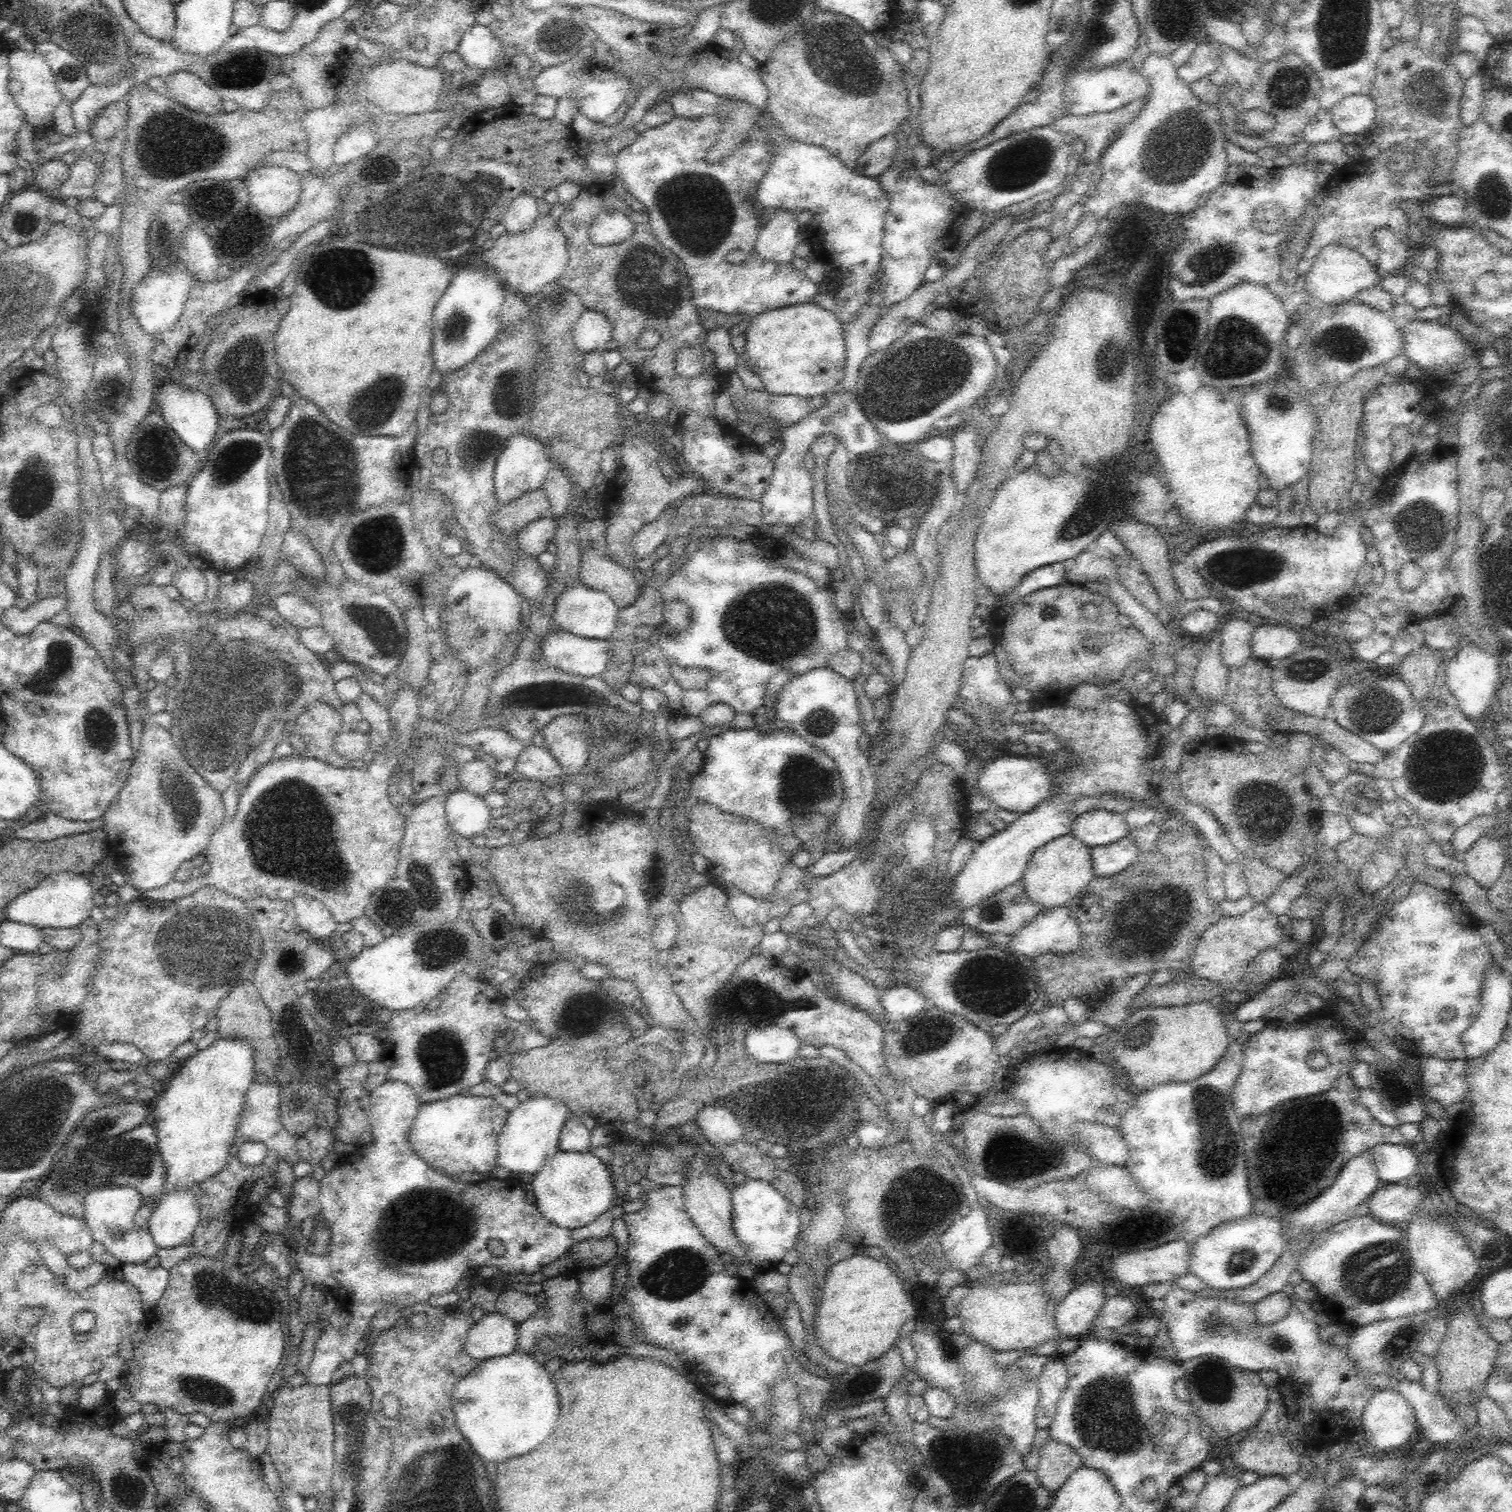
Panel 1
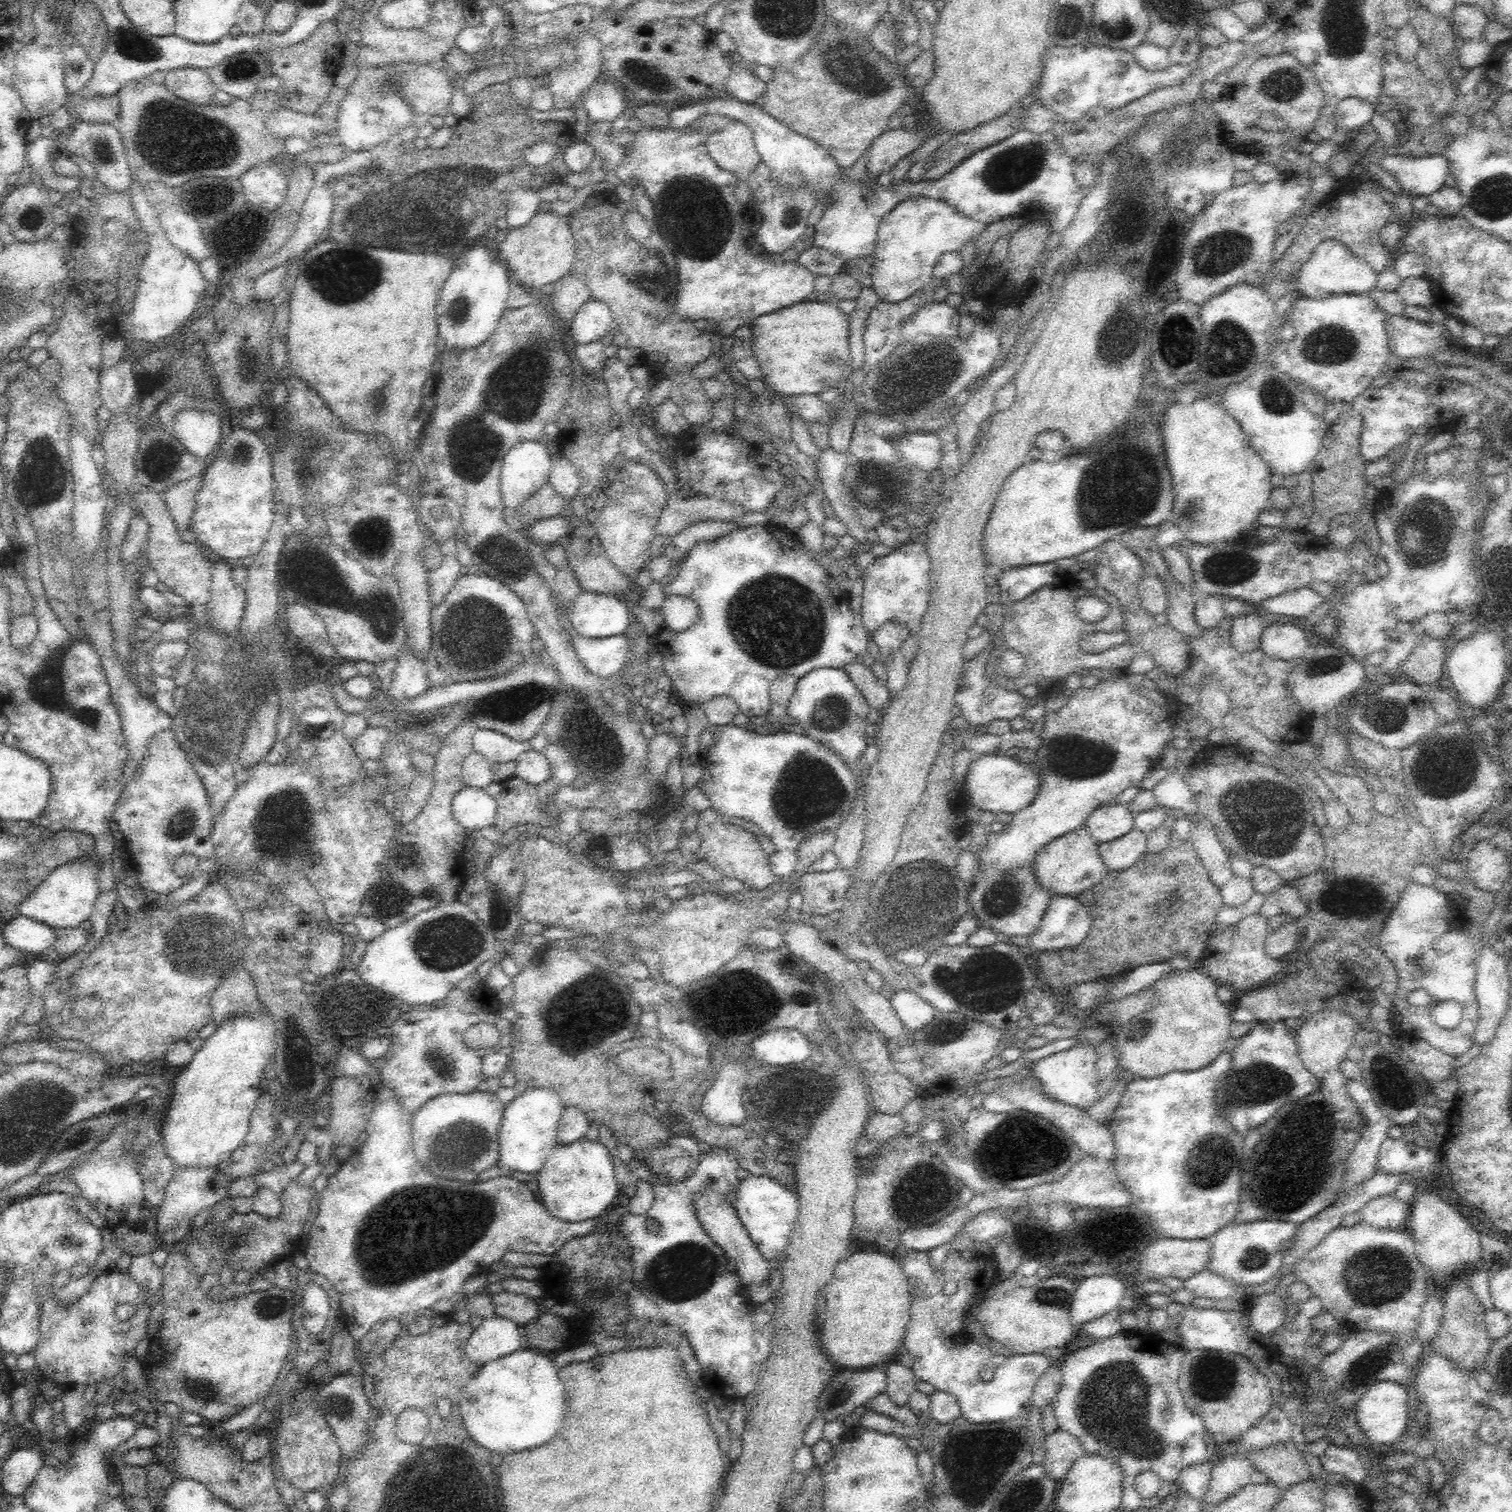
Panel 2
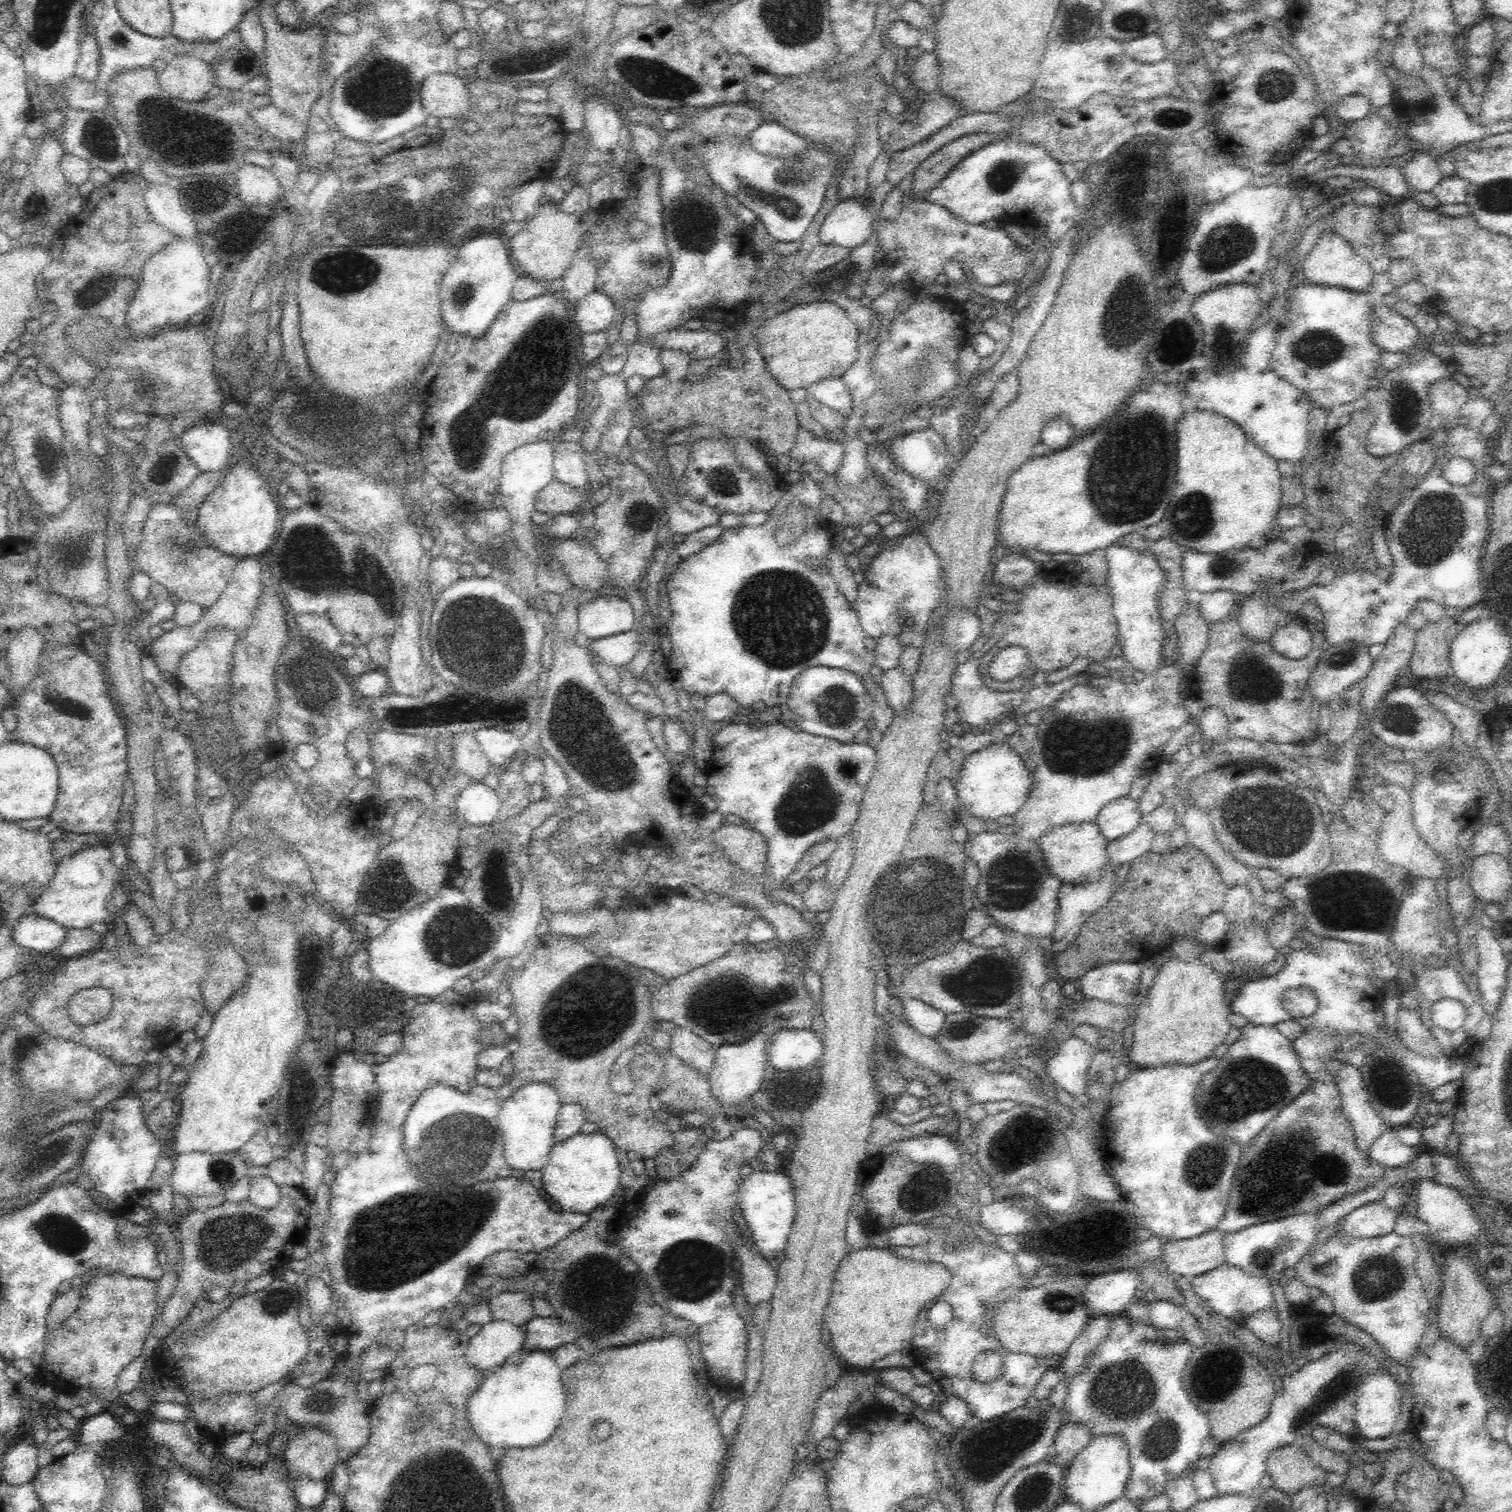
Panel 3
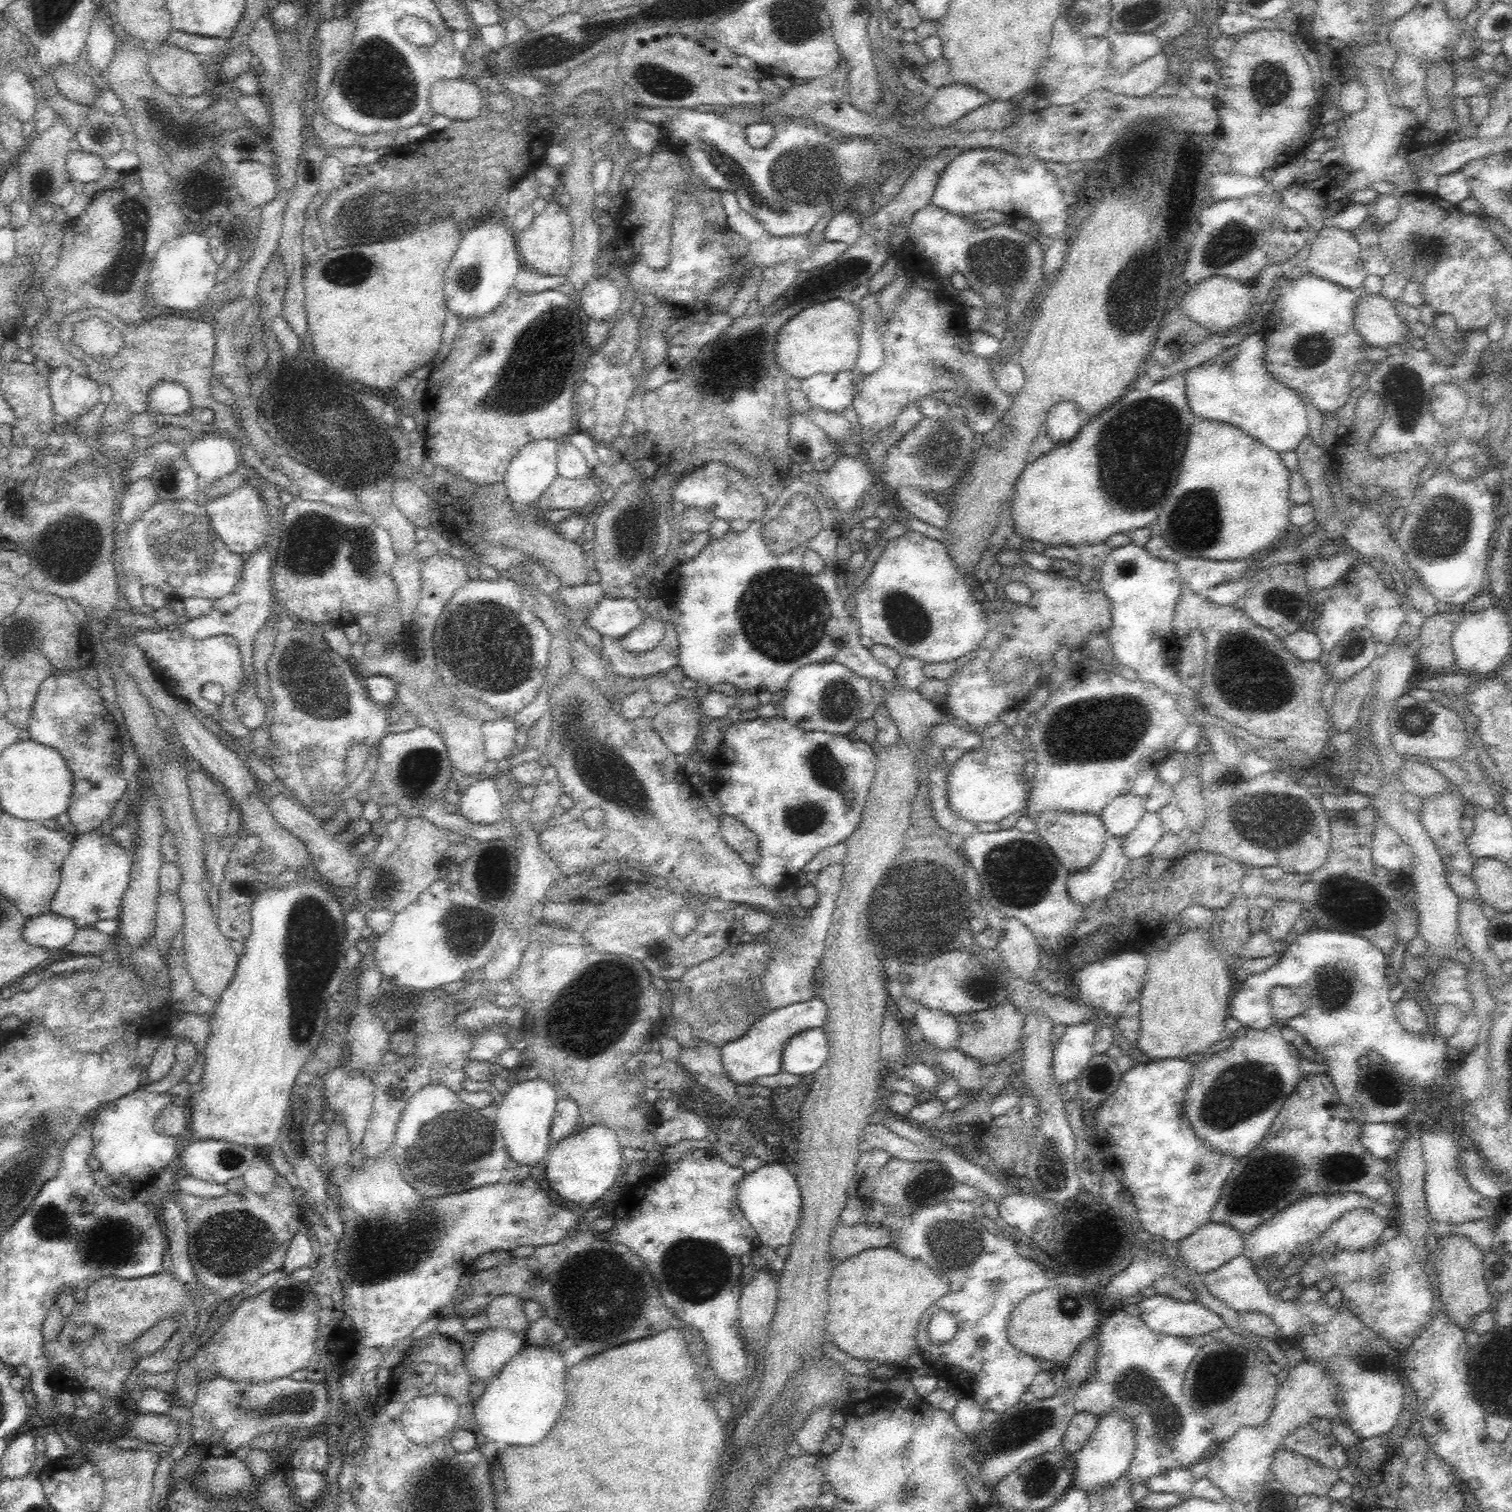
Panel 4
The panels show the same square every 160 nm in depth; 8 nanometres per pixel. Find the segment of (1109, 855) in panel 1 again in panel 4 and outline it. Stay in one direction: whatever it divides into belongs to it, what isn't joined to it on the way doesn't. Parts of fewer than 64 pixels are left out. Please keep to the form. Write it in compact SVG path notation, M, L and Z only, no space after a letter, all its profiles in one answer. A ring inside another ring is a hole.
M1146 812L1137 828L1123 837L1122 844L1125 855L1130 860L1149 856L1150 851L1165 832L1159 812Z

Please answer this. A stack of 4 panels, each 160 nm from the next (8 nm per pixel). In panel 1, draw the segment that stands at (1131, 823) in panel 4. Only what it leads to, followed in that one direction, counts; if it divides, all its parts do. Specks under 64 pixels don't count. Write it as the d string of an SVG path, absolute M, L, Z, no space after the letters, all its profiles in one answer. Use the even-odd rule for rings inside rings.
M1102 808L1078 816L1074 819L1071 831L1076 838L1090 847L1112 844L1129 832L1126 817Z

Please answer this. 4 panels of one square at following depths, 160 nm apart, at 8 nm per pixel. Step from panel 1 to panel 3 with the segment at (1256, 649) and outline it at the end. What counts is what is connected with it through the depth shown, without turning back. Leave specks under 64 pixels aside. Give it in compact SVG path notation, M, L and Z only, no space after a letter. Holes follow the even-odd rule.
M1289 620L1288 624L1284 623L1275 630L1269 641L1278 654L1300 660L1311 651L1314 639L1312 632Z

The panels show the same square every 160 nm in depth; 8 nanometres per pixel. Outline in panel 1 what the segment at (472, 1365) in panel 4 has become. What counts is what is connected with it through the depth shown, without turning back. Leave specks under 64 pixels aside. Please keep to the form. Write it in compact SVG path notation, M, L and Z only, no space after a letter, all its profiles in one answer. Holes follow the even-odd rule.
M484 1313L467 1332L465 1351L478 1362L516 1351L517 1322L498 1313Z

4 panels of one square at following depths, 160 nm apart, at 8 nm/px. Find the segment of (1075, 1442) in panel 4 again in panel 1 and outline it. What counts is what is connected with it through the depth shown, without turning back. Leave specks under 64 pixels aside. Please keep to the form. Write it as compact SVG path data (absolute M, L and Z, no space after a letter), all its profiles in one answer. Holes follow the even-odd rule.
M1050 1438L1042 1447L1039 1448L1039 1461L1035 1469L1038 1480L1041 1485L1046 1487L1048 1490L1055 1492L1068 1480L1068 1477L1074 1470L1078 1470L1083 1465L1081 1456L1070 1446L1054 1441Z

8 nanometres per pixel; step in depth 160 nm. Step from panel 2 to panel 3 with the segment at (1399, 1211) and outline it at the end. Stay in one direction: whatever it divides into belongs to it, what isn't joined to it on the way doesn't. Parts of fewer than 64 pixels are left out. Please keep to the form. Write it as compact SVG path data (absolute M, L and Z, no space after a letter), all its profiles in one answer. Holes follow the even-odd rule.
M1377 1201L1356 1208L1335 1229L1354 1238L1376 1238L1393 1232L1398 1215L1399 1210Z

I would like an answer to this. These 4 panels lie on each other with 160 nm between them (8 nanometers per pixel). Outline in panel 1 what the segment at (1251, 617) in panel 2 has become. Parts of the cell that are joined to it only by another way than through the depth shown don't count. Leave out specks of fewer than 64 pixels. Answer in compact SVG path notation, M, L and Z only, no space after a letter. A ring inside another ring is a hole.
M1224 618L1221 629L1221 653L1224 665L1237 668L1244 664L1252 654L1252 635L1256 624L1246 620Z

